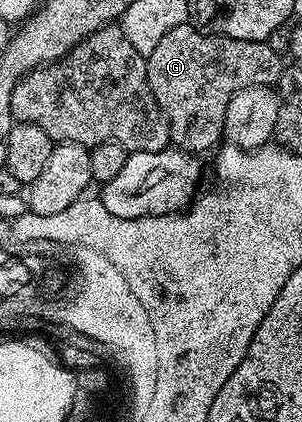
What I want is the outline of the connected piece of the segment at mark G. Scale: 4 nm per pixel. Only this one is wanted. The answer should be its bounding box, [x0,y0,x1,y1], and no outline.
[145,22,285,154]

